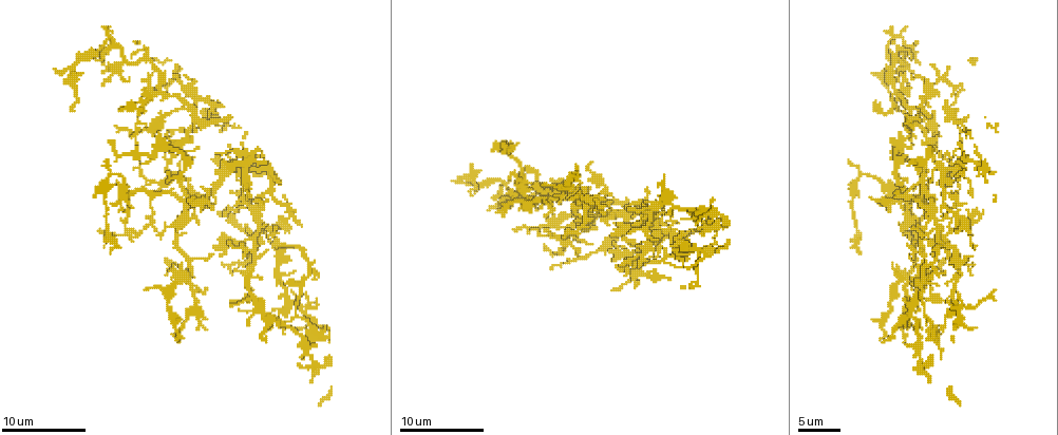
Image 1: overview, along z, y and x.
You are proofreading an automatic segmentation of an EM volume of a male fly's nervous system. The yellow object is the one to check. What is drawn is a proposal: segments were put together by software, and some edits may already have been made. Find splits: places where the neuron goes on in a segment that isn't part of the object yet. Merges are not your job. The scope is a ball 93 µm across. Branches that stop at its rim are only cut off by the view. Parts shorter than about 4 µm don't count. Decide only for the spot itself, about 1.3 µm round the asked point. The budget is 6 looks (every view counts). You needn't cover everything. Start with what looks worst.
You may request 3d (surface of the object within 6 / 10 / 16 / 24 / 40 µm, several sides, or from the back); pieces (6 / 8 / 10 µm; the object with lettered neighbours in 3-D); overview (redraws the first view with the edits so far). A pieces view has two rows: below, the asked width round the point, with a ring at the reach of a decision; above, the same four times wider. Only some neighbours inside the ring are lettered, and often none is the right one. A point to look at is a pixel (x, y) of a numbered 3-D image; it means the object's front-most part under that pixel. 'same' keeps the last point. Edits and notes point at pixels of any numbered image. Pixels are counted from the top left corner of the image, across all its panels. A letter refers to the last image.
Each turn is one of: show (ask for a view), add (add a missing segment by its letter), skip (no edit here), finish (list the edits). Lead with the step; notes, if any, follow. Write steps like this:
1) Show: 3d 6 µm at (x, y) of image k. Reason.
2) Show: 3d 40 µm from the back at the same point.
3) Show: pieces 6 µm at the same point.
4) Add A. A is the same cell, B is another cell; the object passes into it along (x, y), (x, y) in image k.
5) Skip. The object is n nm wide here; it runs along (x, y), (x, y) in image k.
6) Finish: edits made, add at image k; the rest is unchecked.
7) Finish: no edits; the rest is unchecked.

Show: pieces 8 µm at (109, 143) of image 1. An open end.

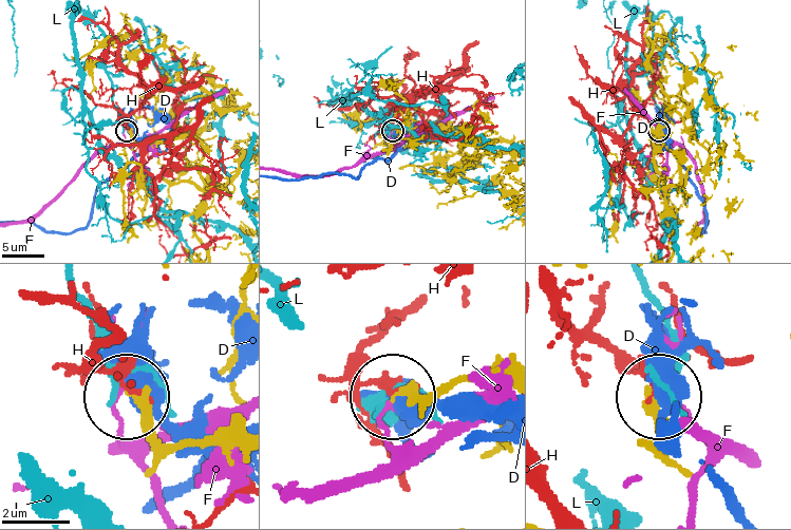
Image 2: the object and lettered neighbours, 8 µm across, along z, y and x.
Skip. The object is 240 nm wide here; D, F, H and L are other cells; it runs along (242, 438), (166, 443), (126, 395) in image 2; no lettered segment goes on from it.

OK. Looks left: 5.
Show: pieces 6 µm at (630, 266) of image 1. Branch stops here.

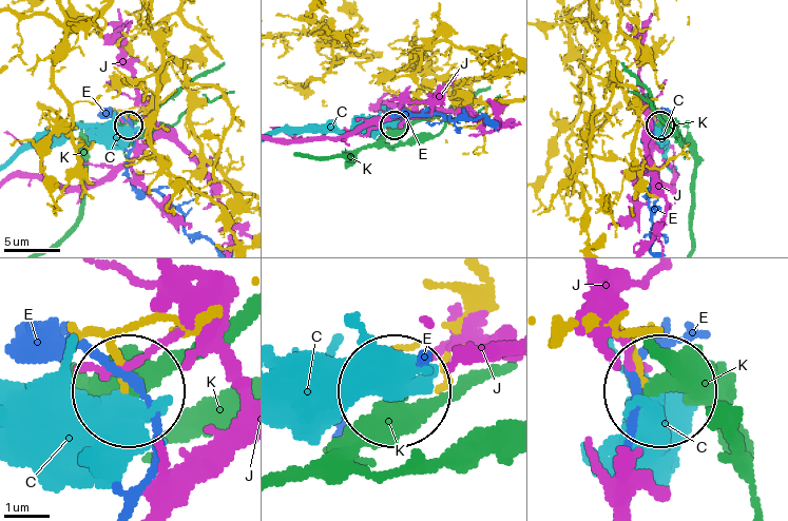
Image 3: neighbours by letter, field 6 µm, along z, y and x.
Skip. The object is 160 nm wide here; C, E, J and K are other cells; none of them fits.

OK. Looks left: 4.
Show: pieces 6 µm at (204, 329) of image 1. Tapers out.

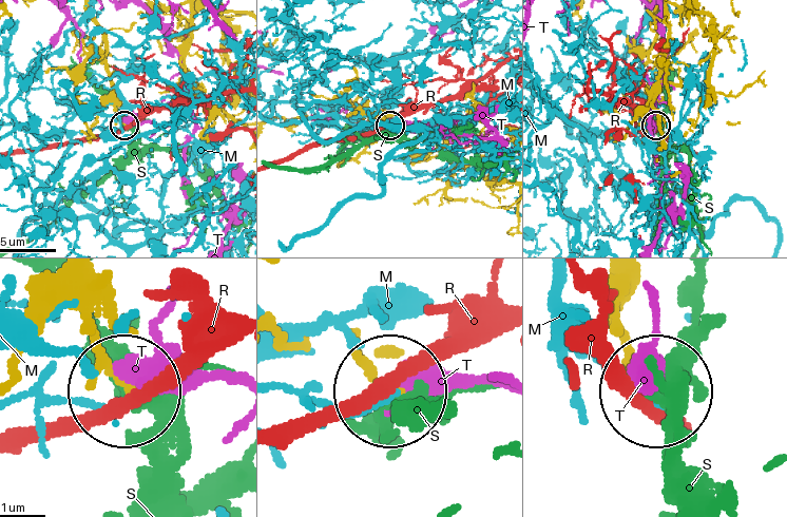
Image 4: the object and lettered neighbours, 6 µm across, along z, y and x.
Skip. The object is 170 nm wide here; M, R, S and T are other cells; no lettered segment goes on from it.

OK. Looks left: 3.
Finish: no edits; the rest is unchecked.

